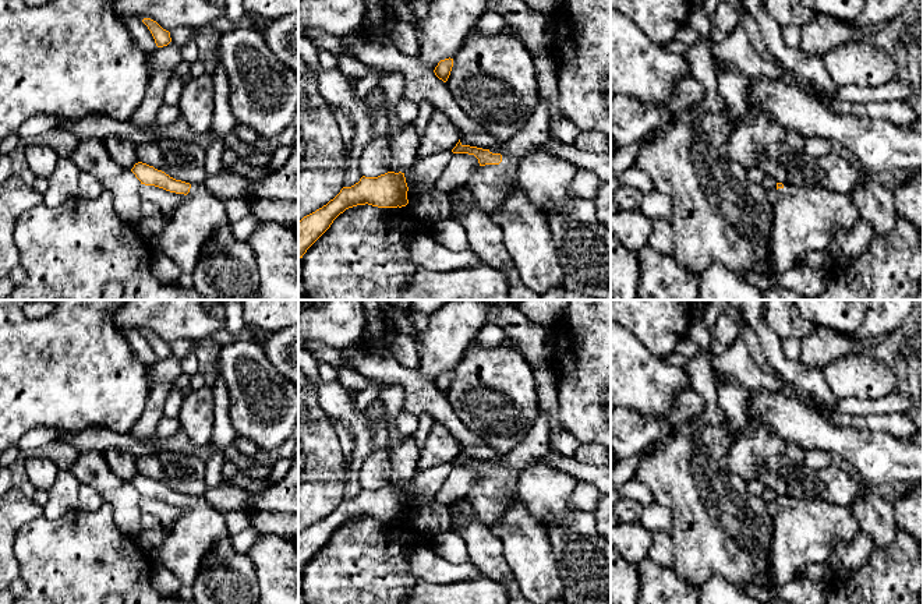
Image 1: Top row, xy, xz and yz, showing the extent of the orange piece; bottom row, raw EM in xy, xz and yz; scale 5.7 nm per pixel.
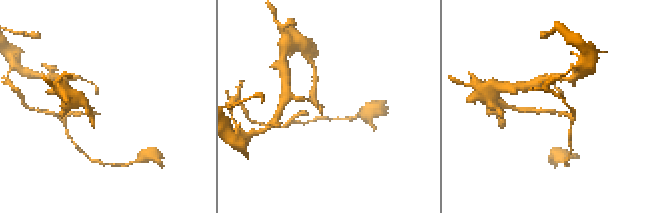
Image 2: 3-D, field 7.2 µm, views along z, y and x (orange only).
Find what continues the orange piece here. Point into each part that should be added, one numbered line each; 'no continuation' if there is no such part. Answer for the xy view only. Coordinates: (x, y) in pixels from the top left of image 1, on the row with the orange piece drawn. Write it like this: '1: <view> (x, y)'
1: xy (194, 222)

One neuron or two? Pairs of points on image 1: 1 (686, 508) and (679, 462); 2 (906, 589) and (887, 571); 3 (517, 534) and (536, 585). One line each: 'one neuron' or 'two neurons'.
1: one neuron
2: one neuron
3: one neuron

